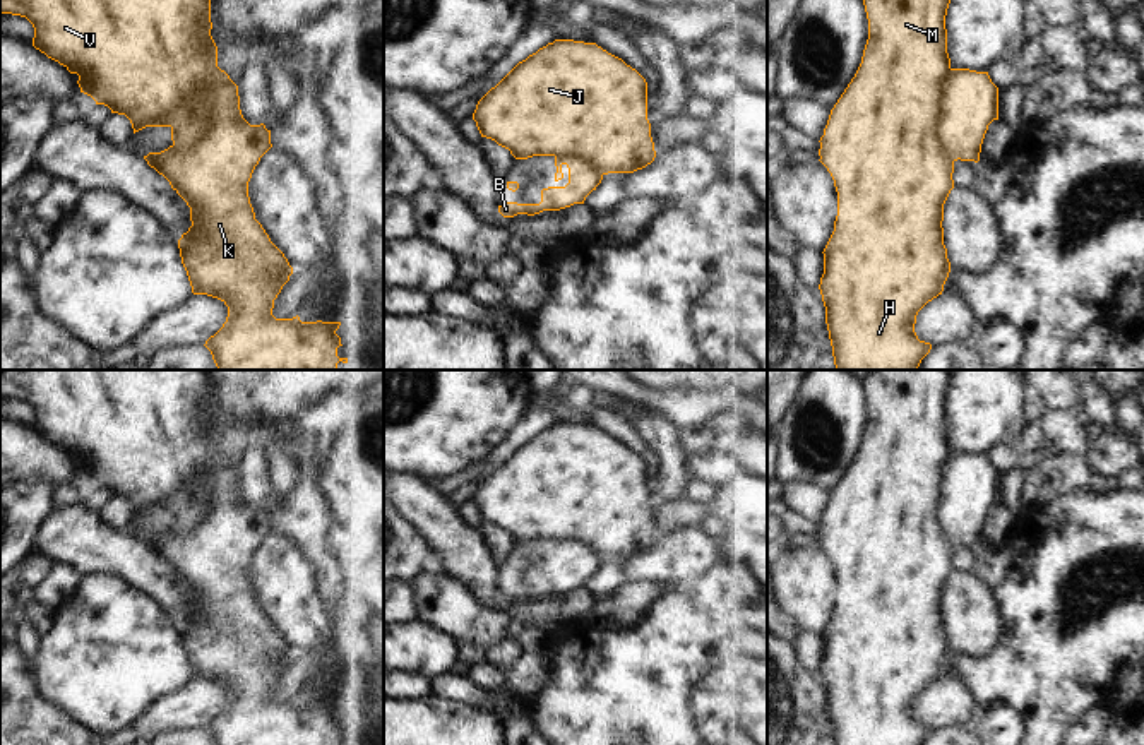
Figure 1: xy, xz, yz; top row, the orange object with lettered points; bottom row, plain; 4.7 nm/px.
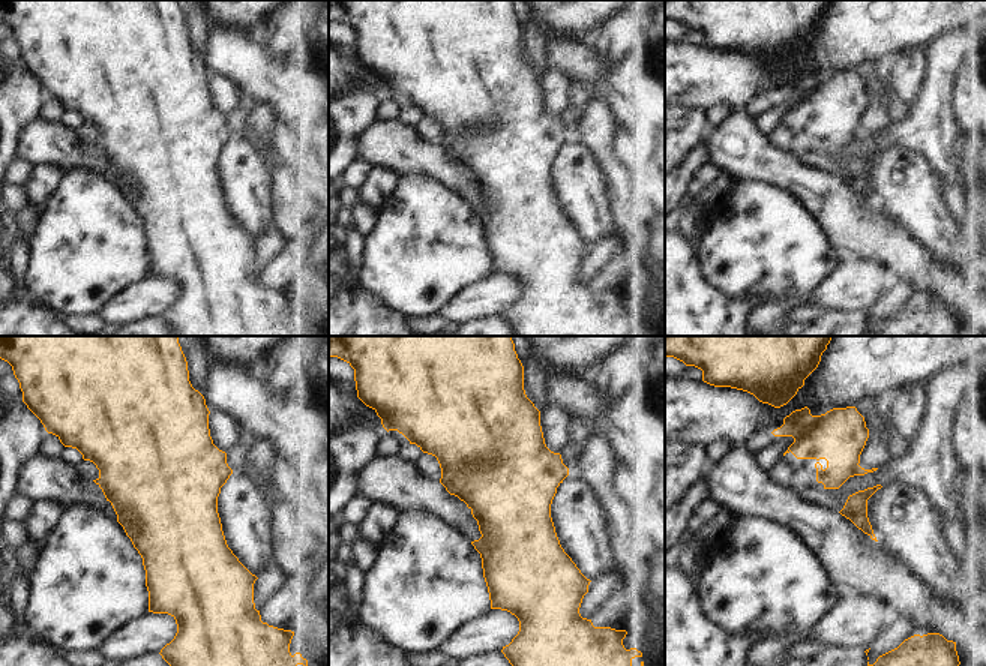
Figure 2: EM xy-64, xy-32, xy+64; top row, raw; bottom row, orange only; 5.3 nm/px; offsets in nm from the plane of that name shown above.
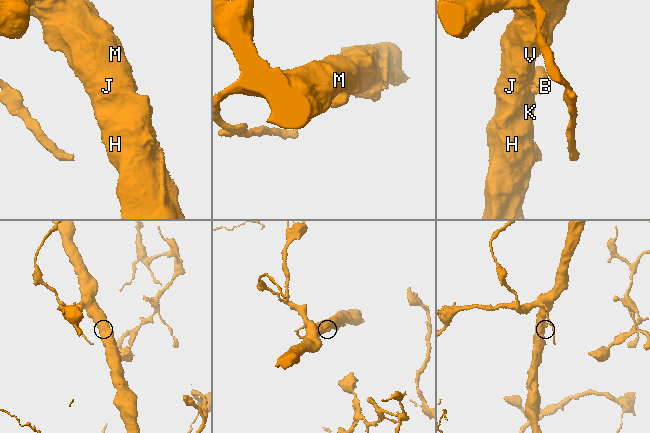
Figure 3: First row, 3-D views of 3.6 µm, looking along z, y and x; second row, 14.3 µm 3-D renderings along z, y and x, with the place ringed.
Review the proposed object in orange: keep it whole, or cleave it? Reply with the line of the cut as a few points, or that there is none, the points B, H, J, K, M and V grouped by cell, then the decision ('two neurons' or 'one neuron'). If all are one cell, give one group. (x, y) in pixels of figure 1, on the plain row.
cut xy (204, 488), (185, 485), (151, 509); groups B / H J K M V; two neurons

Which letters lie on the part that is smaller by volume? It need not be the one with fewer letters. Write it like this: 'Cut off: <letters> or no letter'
Cut off: B

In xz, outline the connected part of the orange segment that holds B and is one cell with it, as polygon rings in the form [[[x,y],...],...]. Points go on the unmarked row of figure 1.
[[[555,539],[555,565],[563,562],[563,548],[569,551],[569,567],[565,570],[543,572],[539,587],[503,586],[498,589],[498,596],[503,601],[514,601],[517,598],[534,599],[543,594],[560,594],[574,587],[584,587],[586,581],[601,567],[603,557],[574,539]]]

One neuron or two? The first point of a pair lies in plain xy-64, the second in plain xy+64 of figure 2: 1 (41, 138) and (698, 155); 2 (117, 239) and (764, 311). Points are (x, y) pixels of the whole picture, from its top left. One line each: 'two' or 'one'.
1: two
2: one

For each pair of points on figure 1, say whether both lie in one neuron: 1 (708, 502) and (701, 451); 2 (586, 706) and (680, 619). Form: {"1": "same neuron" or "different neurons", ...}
{"1": "different neurons", "2": "same neuron"}

